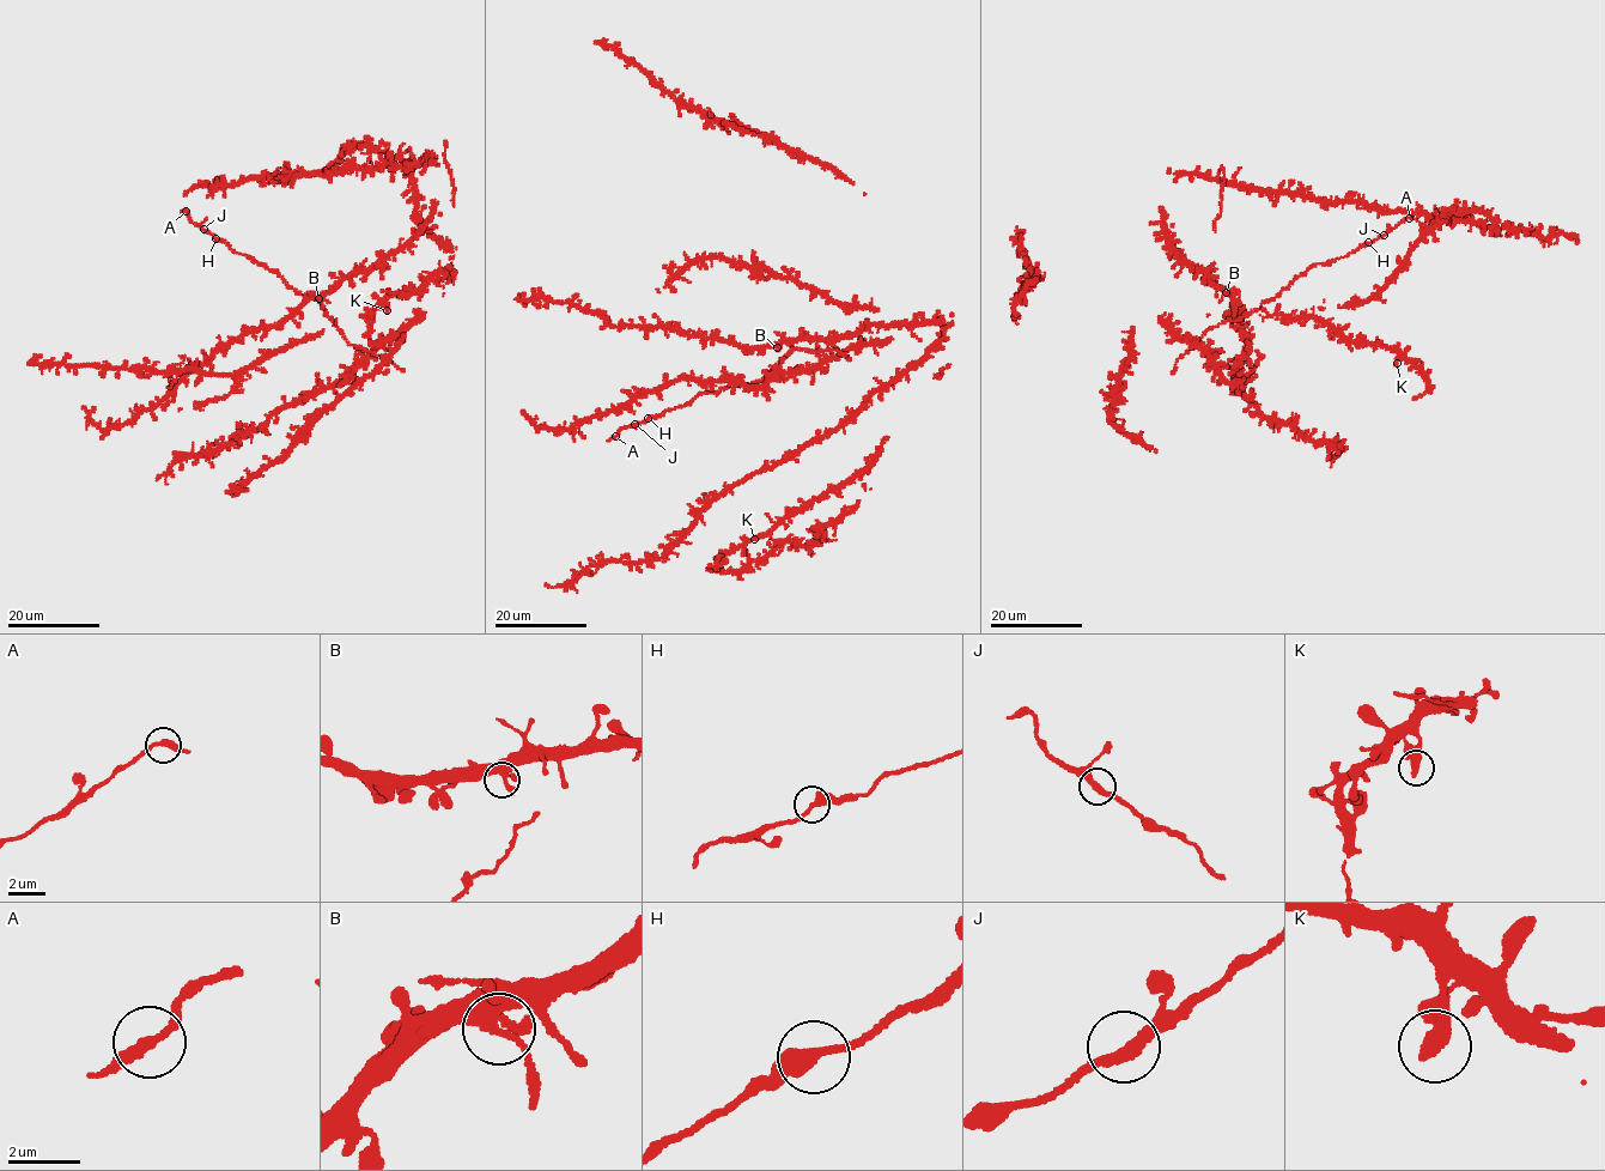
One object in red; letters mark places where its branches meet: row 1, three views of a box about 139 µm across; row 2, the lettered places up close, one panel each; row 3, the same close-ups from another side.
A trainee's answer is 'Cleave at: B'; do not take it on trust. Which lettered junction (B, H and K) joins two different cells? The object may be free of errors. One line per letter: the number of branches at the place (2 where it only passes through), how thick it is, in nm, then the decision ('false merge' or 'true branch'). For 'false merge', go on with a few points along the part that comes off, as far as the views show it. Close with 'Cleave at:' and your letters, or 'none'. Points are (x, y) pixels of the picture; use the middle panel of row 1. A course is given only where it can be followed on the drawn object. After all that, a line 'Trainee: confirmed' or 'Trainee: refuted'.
B: 2 | 340 nm | true branch
H: 2 | 380 nm | true branch
K: 2 | 360 nm | true branch
Cleave at: none
Trainee: refuted

